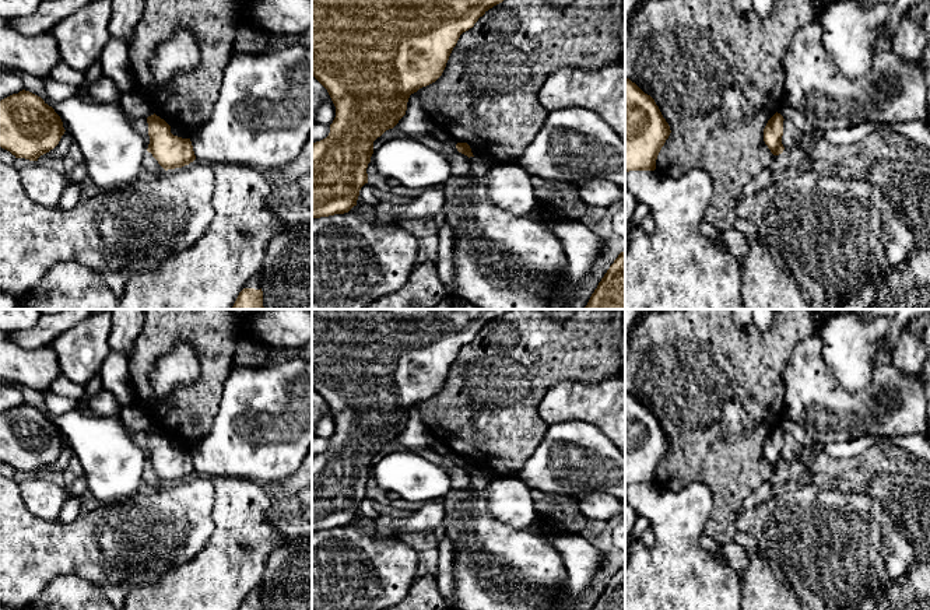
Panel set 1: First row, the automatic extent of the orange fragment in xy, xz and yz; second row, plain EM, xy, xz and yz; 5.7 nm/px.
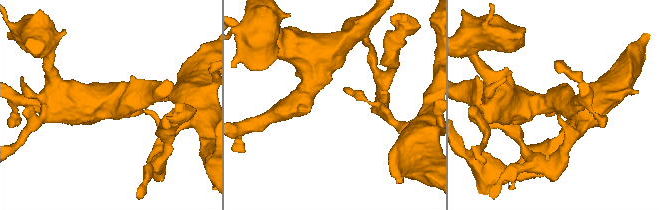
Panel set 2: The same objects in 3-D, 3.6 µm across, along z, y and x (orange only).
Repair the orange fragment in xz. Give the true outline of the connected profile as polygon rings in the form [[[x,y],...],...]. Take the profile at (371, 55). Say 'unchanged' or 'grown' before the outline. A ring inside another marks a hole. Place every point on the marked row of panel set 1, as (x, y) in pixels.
unchanged; [[[312,0],[312,76],[327,90],[334,106],[336,118],[326,139],[312,143],[312,218],[348,213],[359,196],[361,187],[368,183],[366,168],[373,154],[373,141],[386,130],[393,129],[406,115],[411,94],[435,83],[443,73],[449,56],[460,35],[478,21],[489,8],[503,0]]]

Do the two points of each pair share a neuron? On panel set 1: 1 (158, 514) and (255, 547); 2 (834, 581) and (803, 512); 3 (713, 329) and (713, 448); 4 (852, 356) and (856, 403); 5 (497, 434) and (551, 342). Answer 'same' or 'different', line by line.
1: different
2: same
3: same
4: different
5: same

